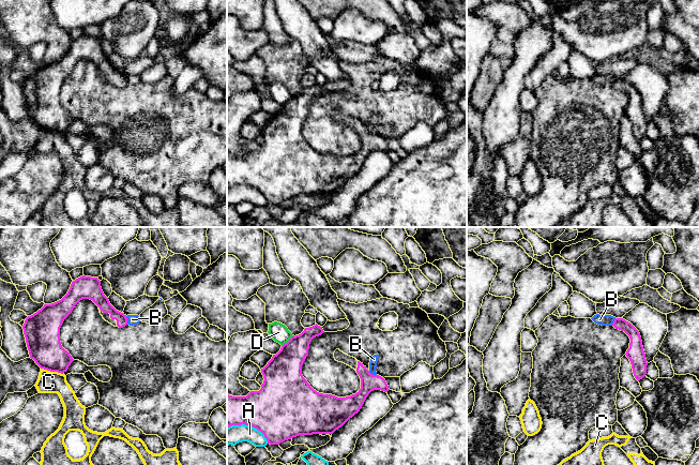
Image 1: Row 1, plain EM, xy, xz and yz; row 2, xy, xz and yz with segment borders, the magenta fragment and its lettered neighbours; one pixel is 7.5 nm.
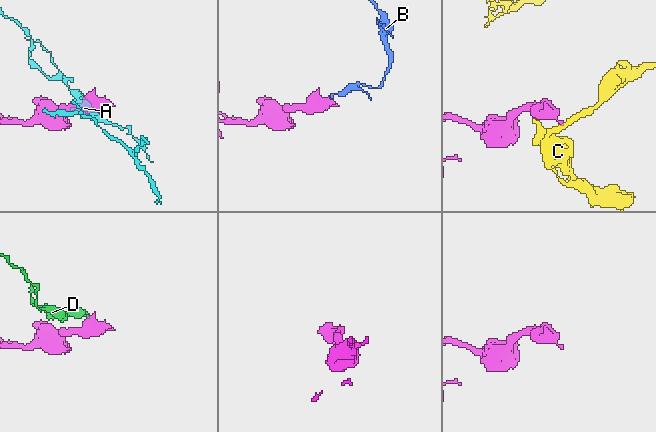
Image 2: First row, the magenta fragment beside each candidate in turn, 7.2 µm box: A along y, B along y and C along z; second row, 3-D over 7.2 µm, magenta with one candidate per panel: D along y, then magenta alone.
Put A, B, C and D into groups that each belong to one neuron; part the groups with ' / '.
A / B / C / D

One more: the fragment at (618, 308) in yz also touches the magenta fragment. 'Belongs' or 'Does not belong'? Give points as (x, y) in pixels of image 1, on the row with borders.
Does not belong

